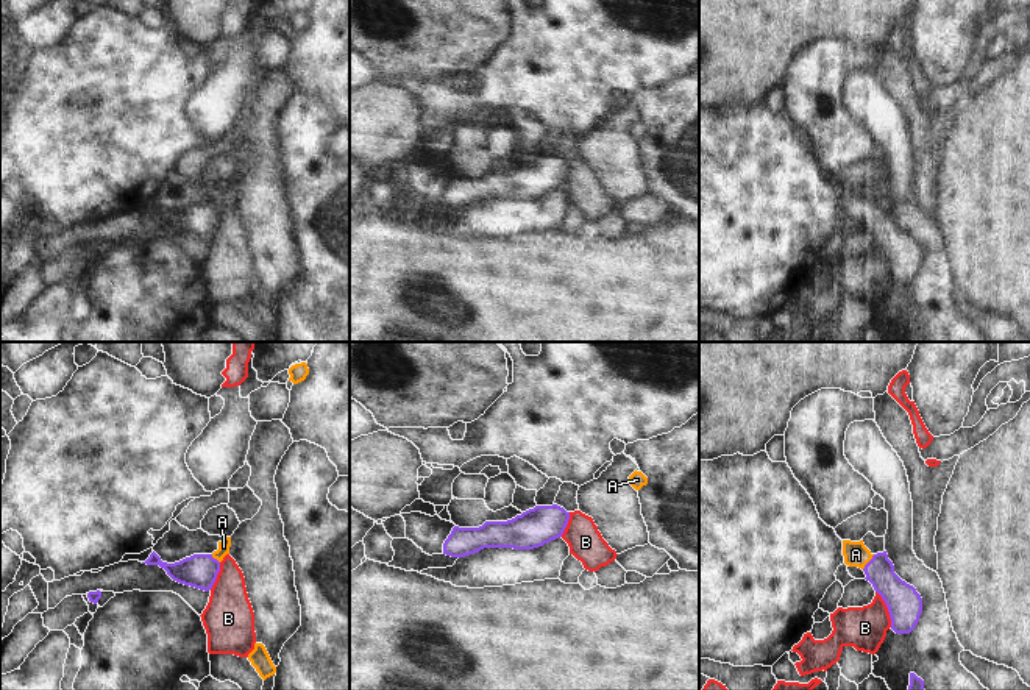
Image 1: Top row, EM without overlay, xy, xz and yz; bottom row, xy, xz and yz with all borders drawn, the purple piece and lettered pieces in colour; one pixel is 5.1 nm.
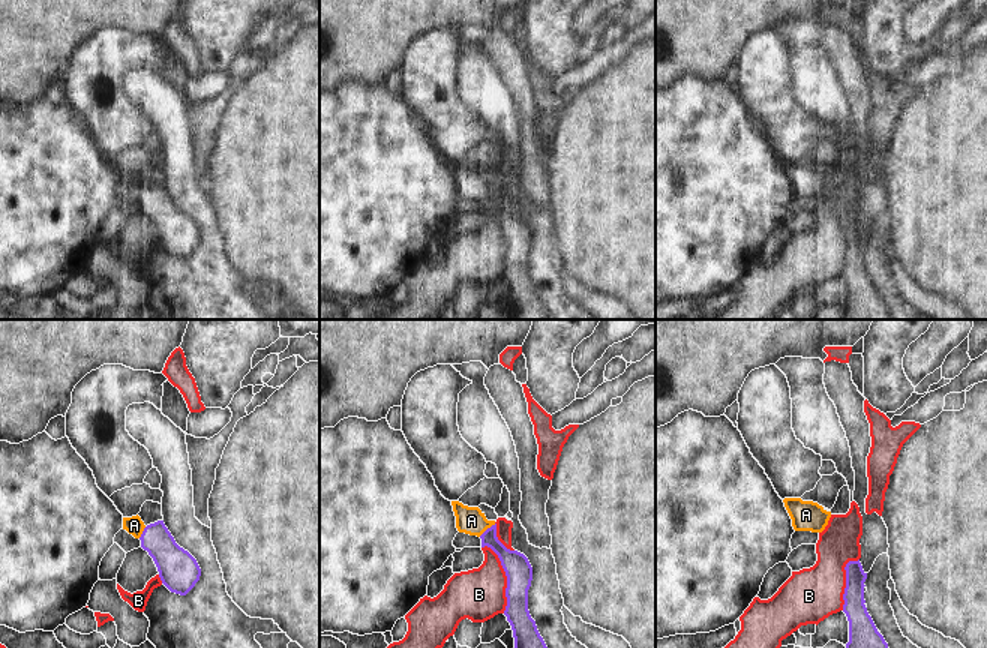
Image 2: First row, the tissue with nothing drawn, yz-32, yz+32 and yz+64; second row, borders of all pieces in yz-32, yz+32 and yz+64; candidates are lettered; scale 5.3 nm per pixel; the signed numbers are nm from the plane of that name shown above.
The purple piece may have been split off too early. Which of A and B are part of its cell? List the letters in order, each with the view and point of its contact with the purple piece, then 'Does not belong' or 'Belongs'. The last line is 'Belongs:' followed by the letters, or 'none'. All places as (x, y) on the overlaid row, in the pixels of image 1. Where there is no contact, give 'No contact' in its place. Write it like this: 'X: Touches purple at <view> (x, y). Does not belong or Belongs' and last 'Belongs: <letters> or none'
A: Touches purple at yz (868, 562). Belongs
B: Touches purple at yz (888, 609). Does not belong
Belongs: A.

